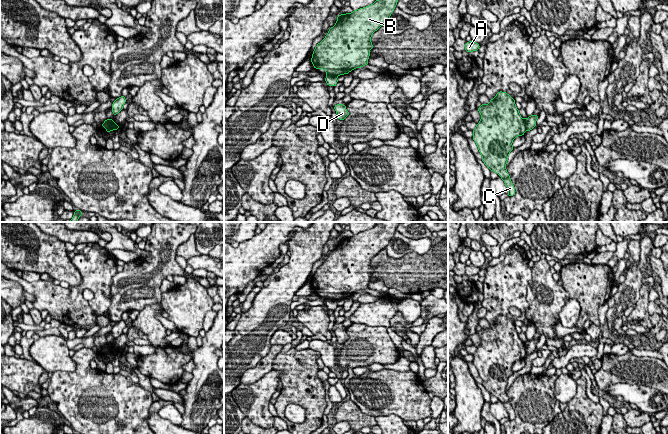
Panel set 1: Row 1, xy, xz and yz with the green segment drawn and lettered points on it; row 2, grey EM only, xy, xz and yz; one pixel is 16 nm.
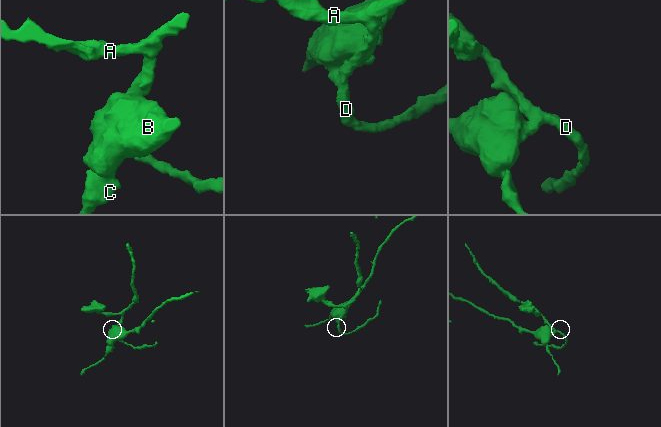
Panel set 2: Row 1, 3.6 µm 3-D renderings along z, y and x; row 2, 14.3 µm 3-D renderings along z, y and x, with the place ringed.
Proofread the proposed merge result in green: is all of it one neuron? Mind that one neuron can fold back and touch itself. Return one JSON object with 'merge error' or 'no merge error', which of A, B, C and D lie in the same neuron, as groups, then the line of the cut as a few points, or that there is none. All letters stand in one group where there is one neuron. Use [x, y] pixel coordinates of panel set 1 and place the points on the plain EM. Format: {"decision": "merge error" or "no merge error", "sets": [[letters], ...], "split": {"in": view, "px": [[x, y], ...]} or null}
{"decision": "merge error", "sets": [["A", "D"], ["B", "C"]], "split": {"in": "yz", "px": [[523, 343], [526, 353]]}}

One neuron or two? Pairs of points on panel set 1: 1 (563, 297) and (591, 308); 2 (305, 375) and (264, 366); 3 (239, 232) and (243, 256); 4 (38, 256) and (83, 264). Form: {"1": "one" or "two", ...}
{"1": "two", "2": "two", "3": "two", "4": "two"}

